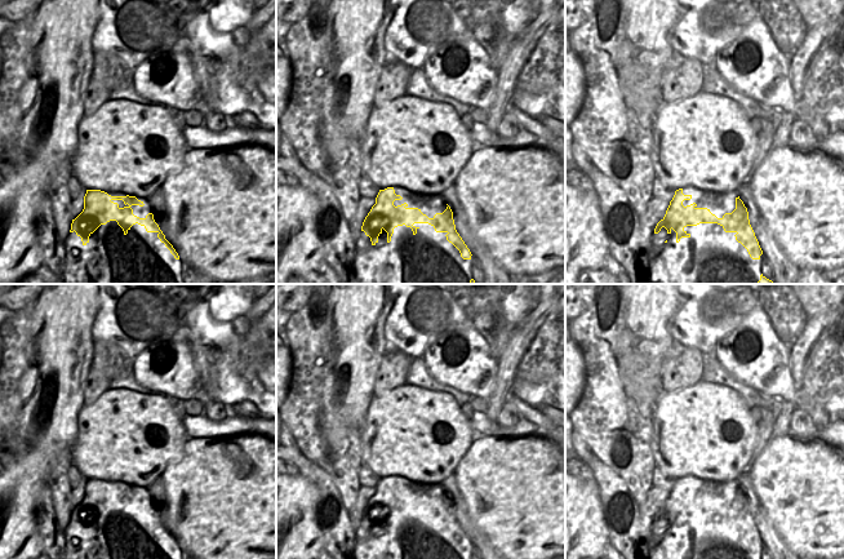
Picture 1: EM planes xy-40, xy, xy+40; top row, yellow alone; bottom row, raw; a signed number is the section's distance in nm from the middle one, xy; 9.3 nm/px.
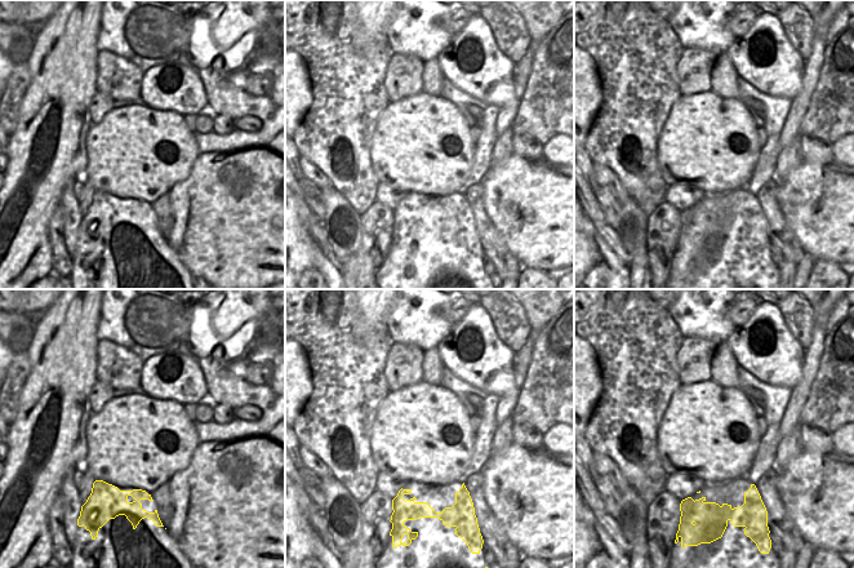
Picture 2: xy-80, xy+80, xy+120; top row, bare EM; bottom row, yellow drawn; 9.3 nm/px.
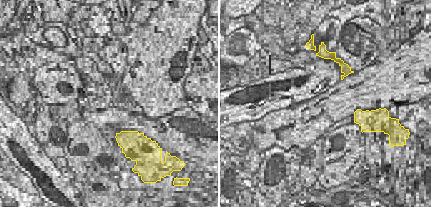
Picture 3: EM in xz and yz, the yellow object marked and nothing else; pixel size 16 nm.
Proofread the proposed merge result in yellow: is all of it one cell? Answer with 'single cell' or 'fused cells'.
fused cells

